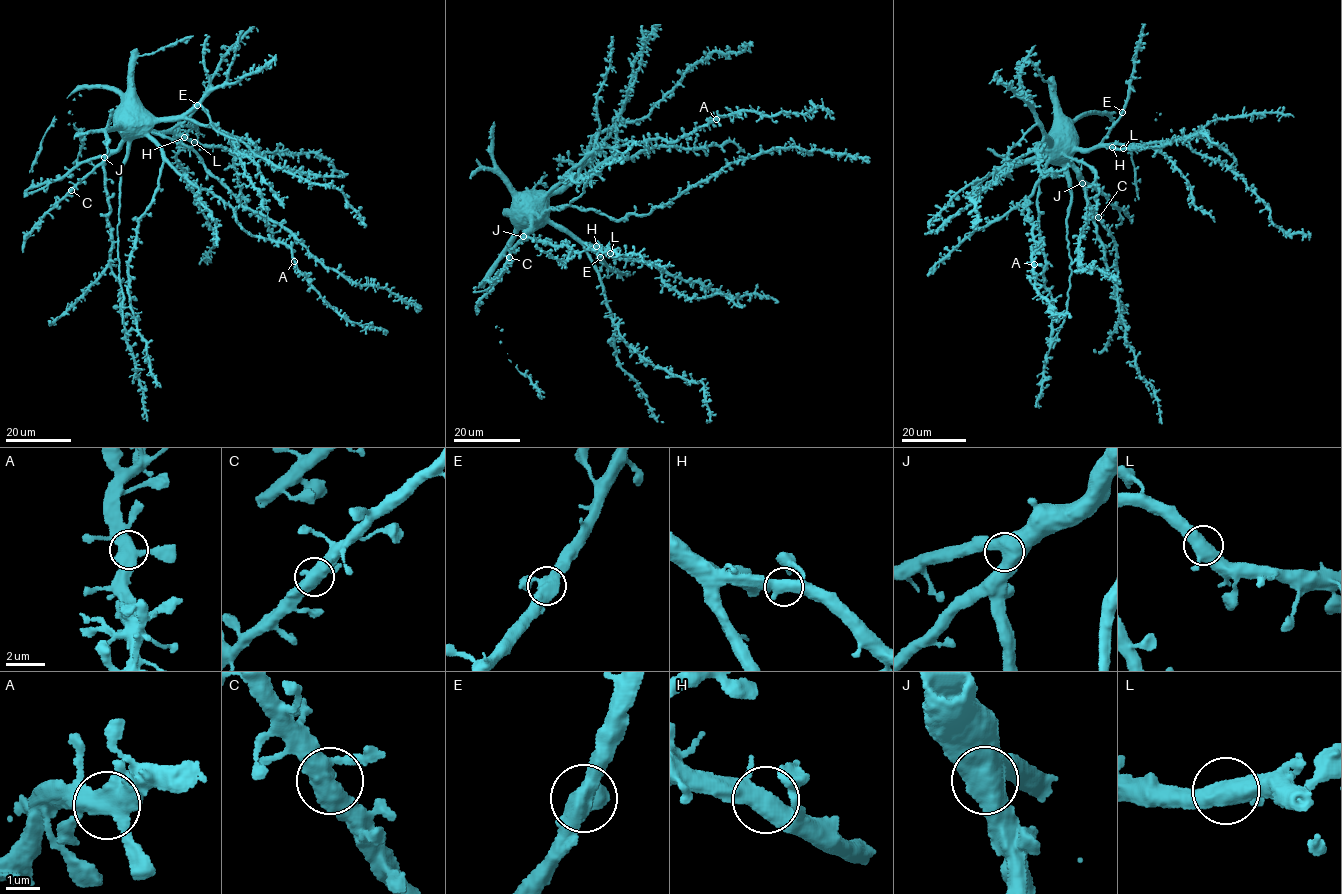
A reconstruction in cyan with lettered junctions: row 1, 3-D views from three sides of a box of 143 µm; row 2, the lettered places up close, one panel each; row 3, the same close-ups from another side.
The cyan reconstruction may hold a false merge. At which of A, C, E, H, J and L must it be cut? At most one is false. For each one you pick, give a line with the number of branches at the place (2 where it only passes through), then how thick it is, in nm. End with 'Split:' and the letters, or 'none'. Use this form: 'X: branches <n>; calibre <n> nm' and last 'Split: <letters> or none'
Split: none

